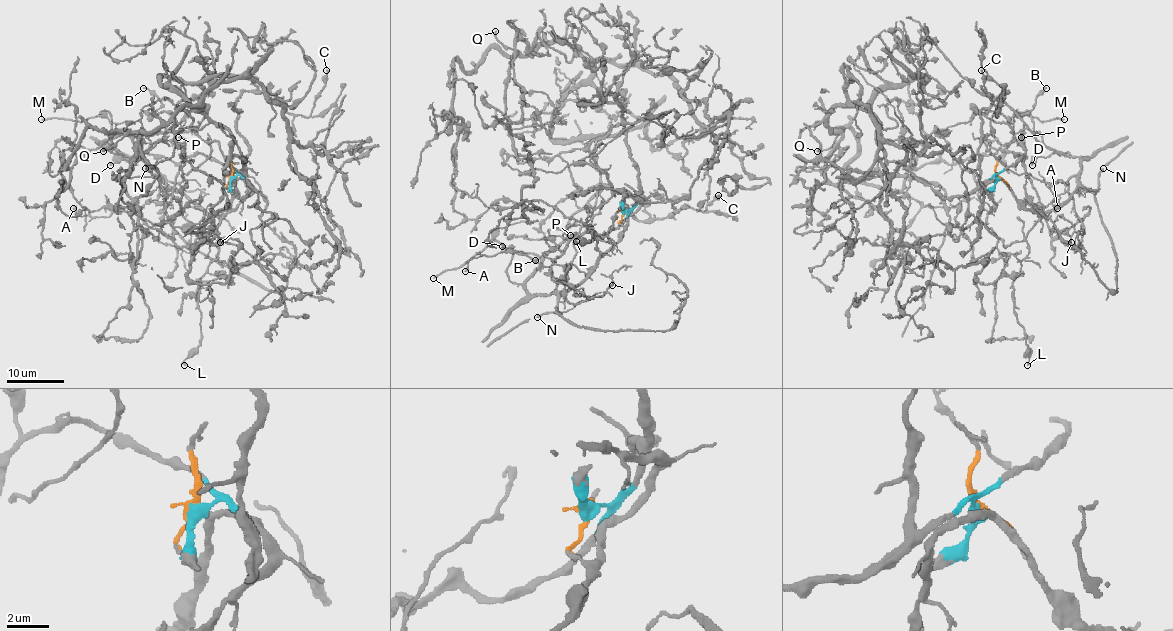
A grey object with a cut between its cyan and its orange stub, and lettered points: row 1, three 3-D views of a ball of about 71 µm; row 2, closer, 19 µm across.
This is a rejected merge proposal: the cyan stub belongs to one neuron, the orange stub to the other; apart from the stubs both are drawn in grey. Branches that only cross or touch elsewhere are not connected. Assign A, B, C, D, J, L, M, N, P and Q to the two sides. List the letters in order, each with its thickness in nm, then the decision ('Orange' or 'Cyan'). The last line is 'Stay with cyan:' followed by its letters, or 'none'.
A: Thickness 150 nm. Orange
B: Thickness 130 nm. Cyan
C: Thickness 130 nm. Cyan
D: Thickness 150 nm. Orange
J: Thickness 100 nm. Orange
L: Thickness 200 nm. Orange
M: Thickness 200 nm. Orange
N: Thickness 130 nm. Orange
P: Thickness 140 nm. Cyan
Q: Thickness 220 nm. Cyan
Stay with cyan: B, C, P, Q

